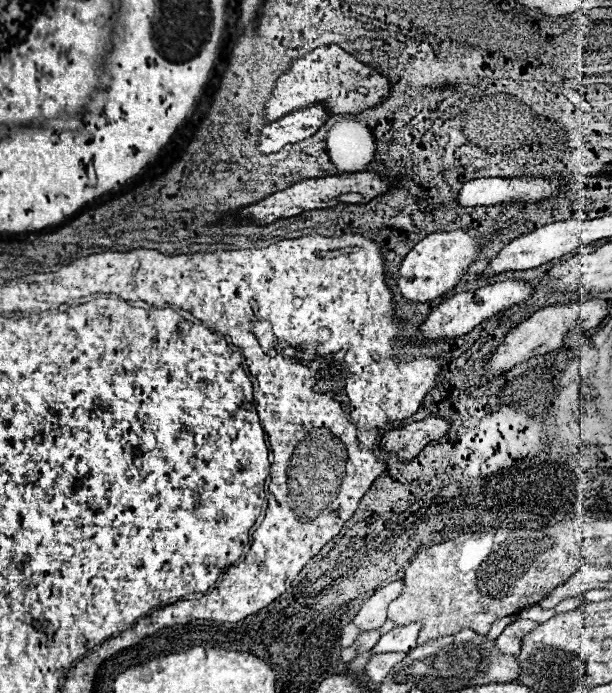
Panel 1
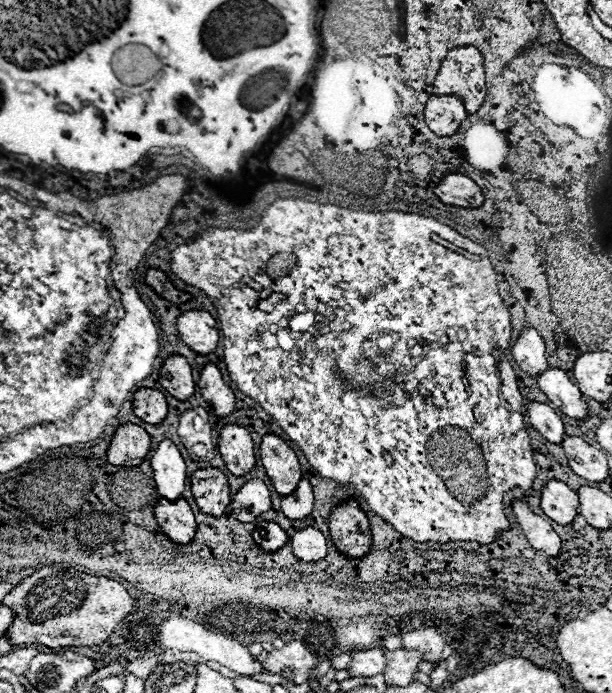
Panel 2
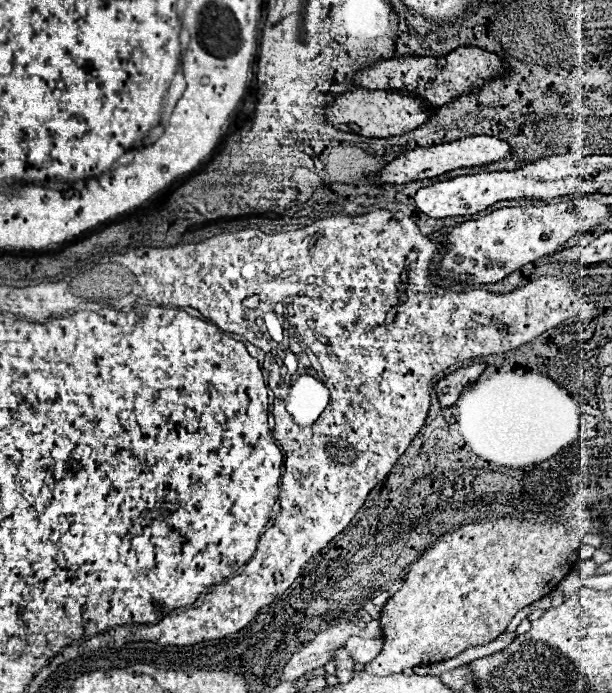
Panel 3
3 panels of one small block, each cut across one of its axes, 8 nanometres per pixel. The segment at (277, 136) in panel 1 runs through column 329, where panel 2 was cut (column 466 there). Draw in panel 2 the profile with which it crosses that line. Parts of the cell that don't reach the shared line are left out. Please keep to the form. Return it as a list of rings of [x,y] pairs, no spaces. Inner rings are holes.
[[[432,94],[426,102],[426,124],[438,136],[452,136],[458,132],[462,122],[468,118],[464,102],[456,96],[436,96]]]

